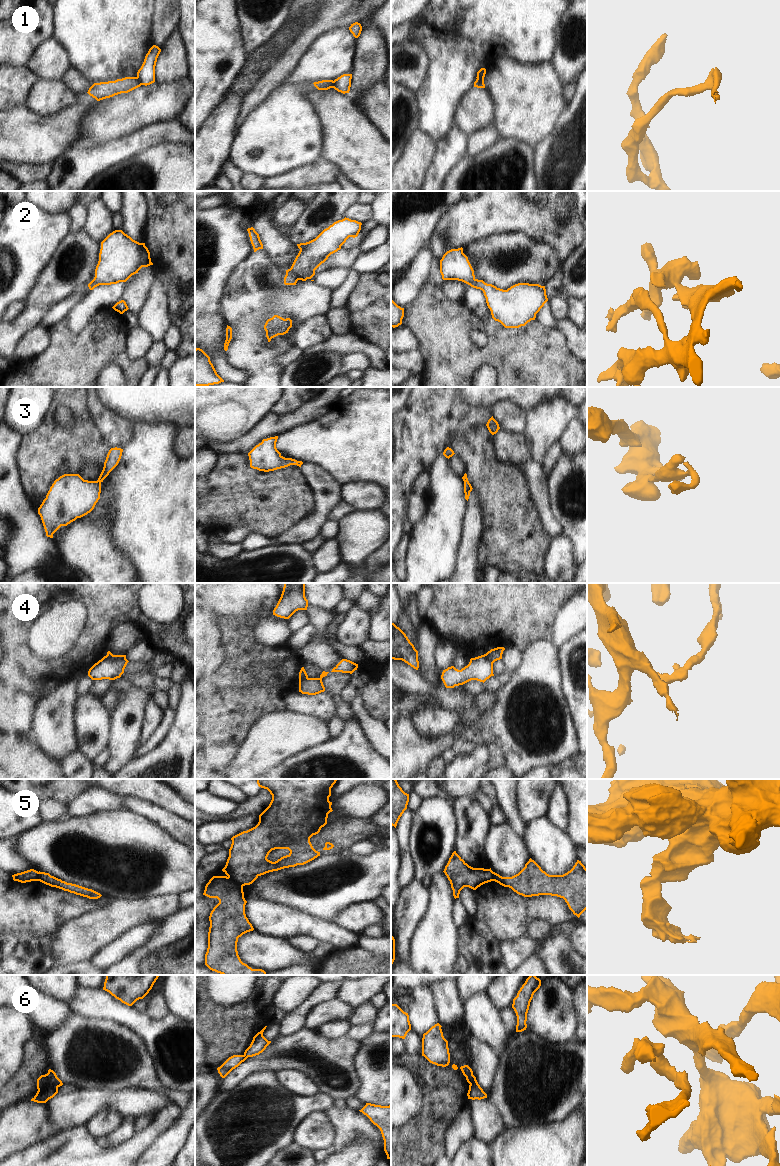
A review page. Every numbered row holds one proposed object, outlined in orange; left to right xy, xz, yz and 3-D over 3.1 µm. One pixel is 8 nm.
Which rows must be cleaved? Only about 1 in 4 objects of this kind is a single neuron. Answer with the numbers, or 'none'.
1, 2, 4, 5, 6

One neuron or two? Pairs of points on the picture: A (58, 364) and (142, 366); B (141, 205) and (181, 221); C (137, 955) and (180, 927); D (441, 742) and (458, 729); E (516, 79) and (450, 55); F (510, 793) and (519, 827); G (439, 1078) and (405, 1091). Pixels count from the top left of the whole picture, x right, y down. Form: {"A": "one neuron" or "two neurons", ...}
{"A": "one neuron", "B": "two neurons", "C": "one neuron", "D": "one neuron", "E": "two neurons", "F": "one neuron", "G": "two neurons"}

